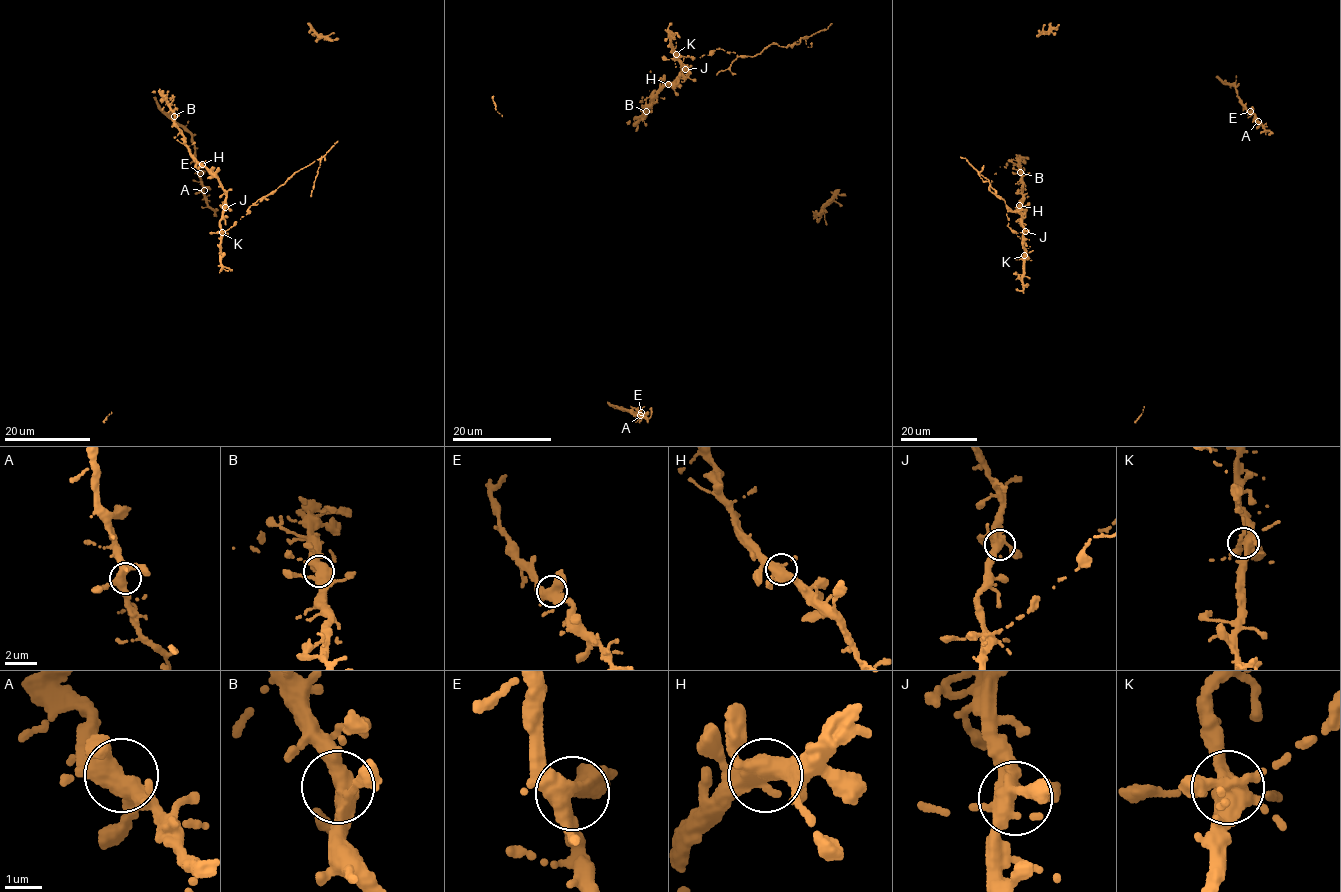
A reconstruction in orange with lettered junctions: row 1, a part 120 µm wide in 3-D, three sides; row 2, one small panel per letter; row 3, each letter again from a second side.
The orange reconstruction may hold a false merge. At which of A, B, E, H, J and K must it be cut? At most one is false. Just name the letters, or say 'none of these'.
K

